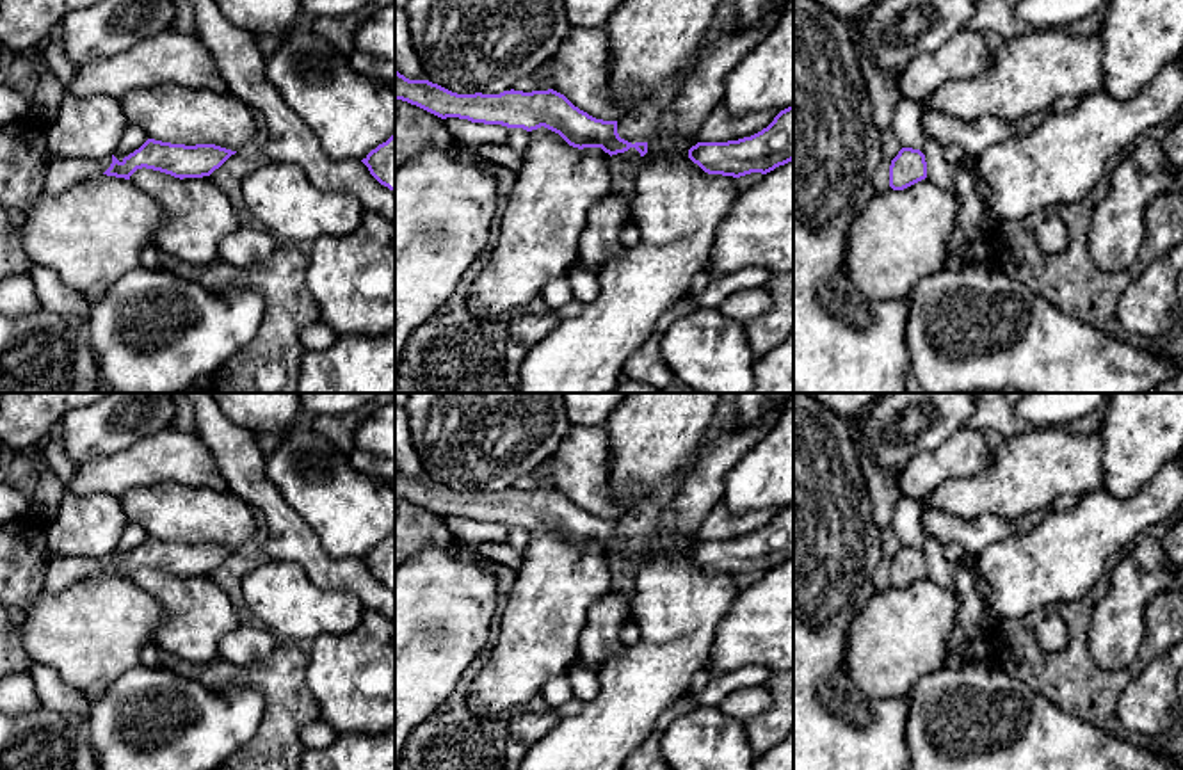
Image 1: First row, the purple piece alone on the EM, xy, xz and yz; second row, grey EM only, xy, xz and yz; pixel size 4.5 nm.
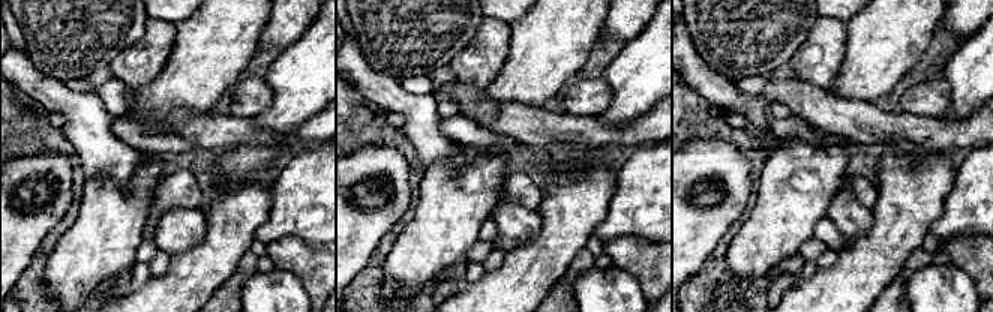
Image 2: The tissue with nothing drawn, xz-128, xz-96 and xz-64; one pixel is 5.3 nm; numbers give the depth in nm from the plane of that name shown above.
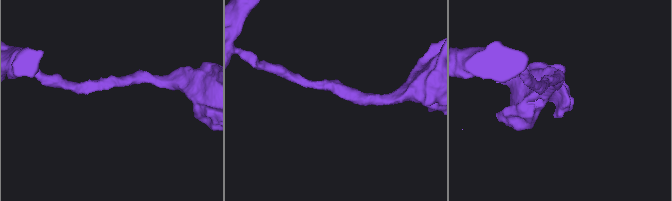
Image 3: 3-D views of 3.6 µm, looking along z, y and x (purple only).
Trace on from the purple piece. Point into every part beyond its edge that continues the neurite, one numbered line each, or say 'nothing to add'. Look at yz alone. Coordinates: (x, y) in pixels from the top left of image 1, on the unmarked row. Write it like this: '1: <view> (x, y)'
nothing to add

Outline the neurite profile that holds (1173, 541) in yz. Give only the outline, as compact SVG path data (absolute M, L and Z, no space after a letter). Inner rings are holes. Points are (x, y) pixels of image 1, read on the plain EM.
M1183 510L1174 526L1160 541L1169 571L1183 569Z

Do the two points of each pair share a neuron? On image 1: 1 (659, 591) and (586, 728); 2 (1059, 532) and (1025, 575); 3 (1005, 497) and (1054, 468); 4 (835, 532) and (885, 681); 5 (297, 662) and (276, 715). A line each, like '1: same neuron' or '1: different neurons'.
1: same neuron
2: same neuron
3: same neuron
4: different neurons
5: same neuron

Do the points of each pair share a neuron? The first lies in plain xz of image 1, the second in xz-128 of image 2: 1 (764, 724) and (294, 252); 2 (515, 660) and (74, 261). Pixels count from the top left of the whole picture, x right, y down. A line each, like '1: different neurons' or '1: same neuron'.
1: same neuron
2: same neuron

